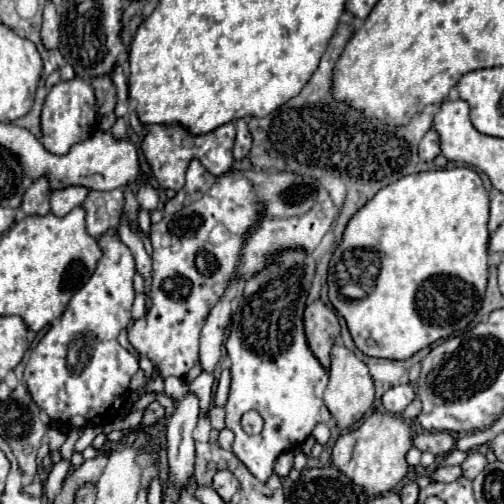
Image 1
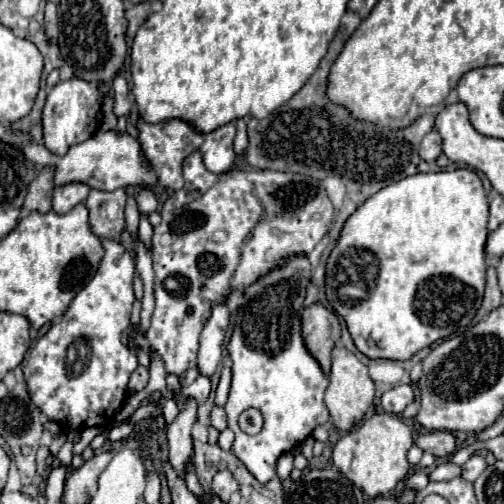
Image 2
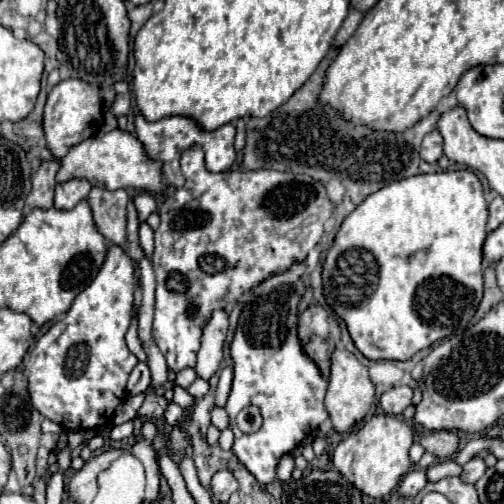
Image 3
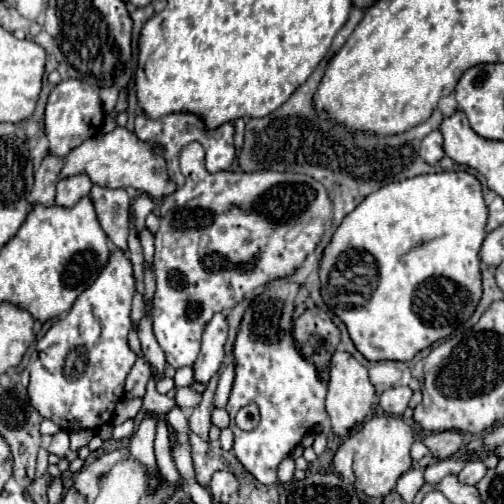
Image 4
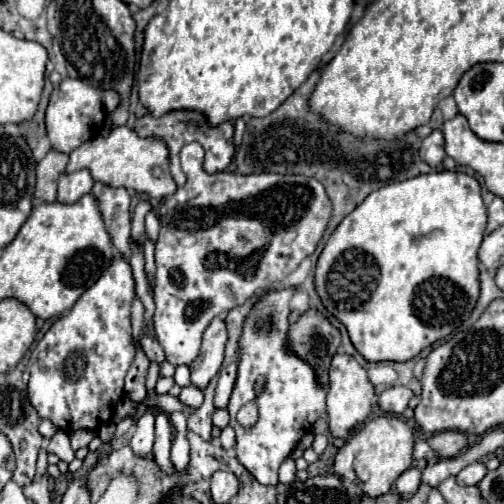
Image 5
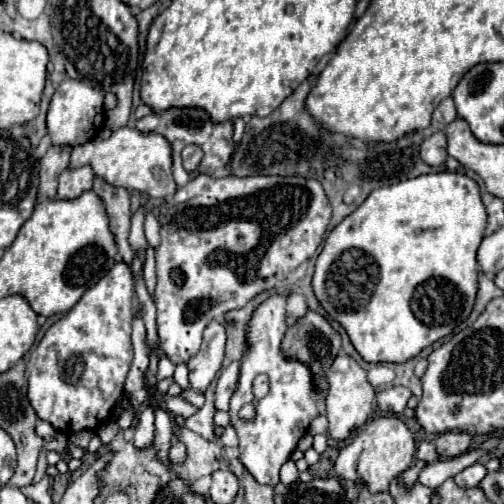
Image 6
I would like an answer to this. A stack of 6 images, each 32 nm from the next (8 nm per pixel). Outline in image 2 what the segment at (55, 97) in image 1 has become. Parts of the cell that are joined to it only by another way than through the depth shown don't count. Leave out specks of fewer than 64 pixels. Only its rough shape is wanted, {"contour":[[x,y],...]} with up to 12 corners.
{"contour":[[58,82],[42,112],[44,146],[64,156],[98,130],[92,82]]}

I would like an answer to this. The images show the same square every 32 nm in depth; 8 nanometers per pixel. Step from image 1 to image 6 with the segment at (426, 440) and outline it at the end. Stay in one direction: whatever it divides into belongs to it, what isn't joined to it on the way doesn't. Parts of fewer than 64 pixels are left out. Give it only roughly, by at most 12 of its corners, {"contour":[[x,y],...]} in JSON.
{"contour":[[444,432],[432,440],[440,458],[454,458],[472,446],[470,434]]}

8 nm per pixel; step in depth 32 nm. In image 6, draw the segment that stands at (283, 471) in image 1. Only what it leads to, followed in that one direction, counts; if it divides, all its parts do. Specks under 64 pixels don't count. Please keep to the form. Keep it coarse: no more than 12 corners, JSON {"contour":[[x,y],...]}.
{"contour":[[294,460],[280,468],[280,482],[292,484],[298,478]]}

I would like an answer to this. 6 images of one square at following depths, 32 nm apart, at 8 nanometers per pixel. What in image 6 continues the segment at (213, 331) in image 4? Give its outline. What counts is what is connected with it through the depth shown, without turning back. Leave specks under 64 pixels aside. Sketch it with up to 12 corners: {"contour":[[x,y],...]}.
{"contour":[[224,324],[206,326],[198,354],[186,364],[190,386],[204,392],[218,374]]}

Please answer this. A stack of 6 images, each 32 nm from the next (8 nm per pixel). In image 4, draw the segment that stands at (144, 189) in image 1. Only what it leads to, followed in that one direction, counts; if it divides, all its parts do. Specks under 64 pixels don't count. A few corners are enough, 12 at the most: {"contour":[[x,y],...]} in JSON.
{"contour":[[142,194],[134,200],[136,230],[142,230],[144,220],[152,210],[154,202]]}

